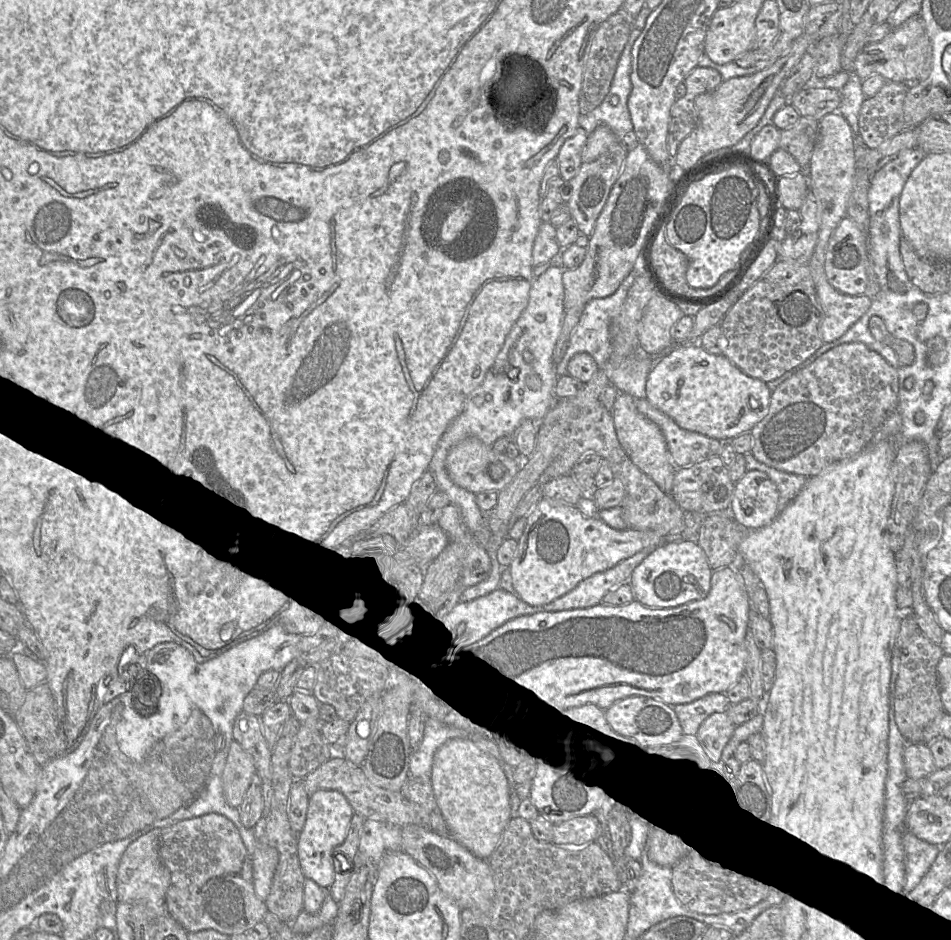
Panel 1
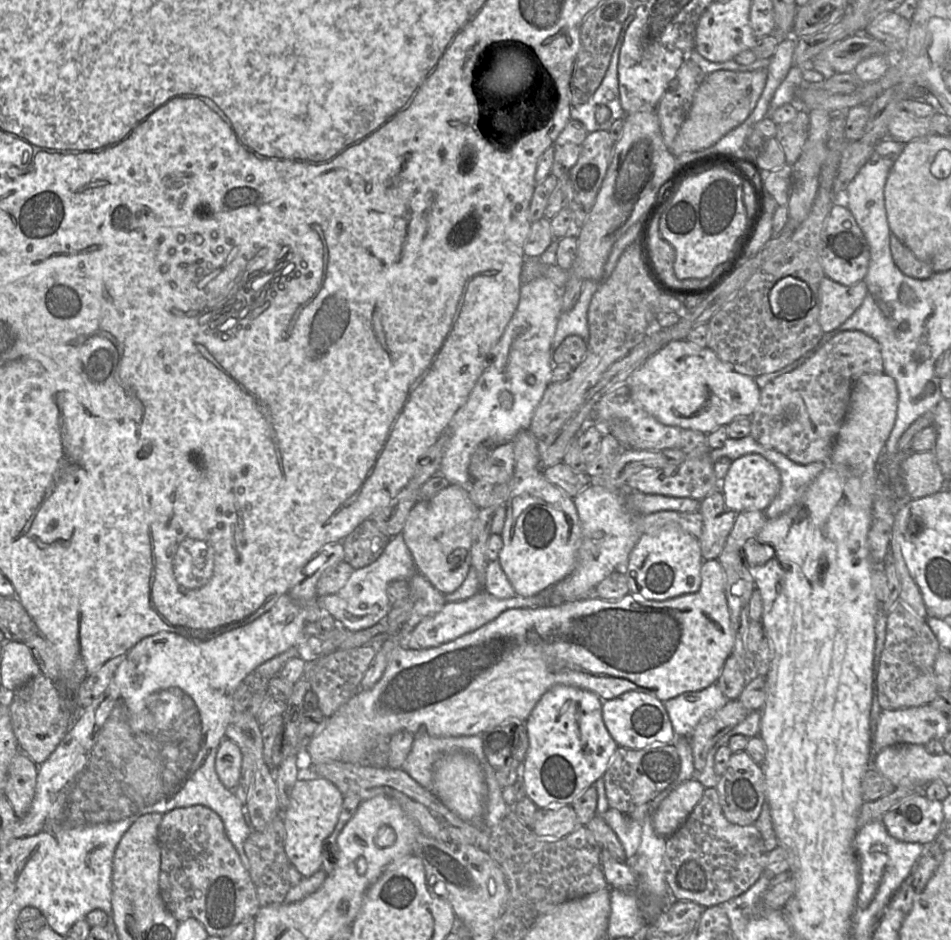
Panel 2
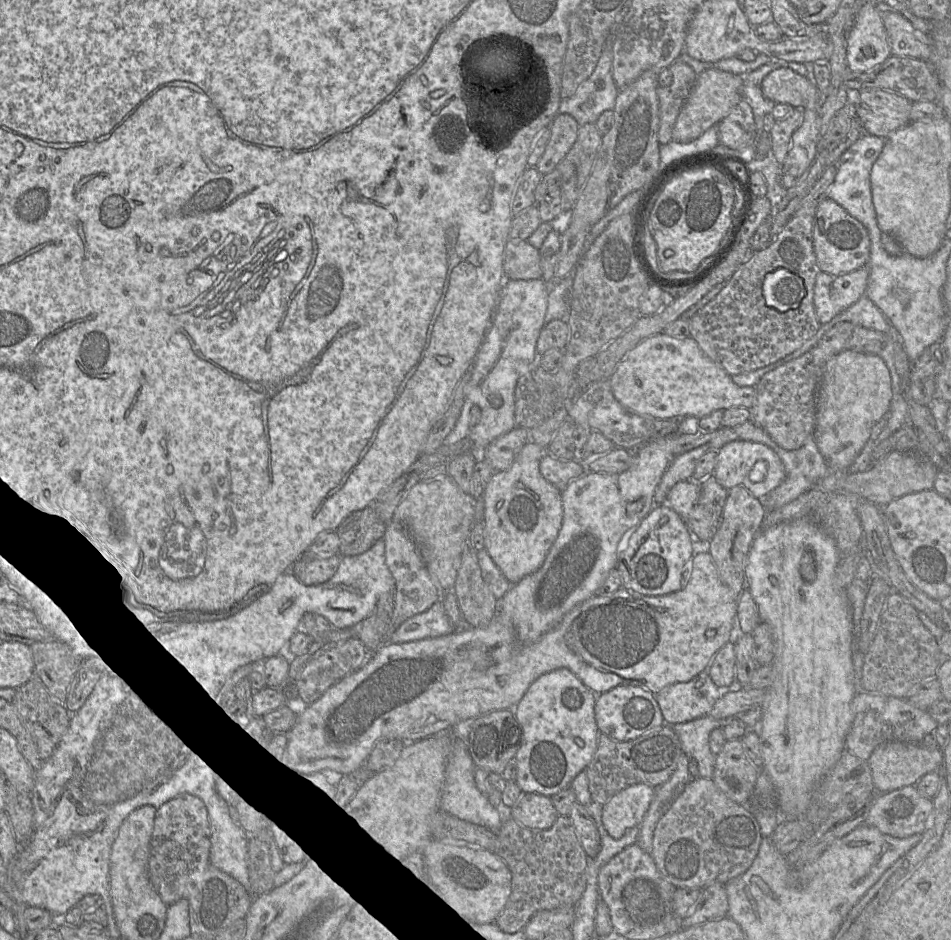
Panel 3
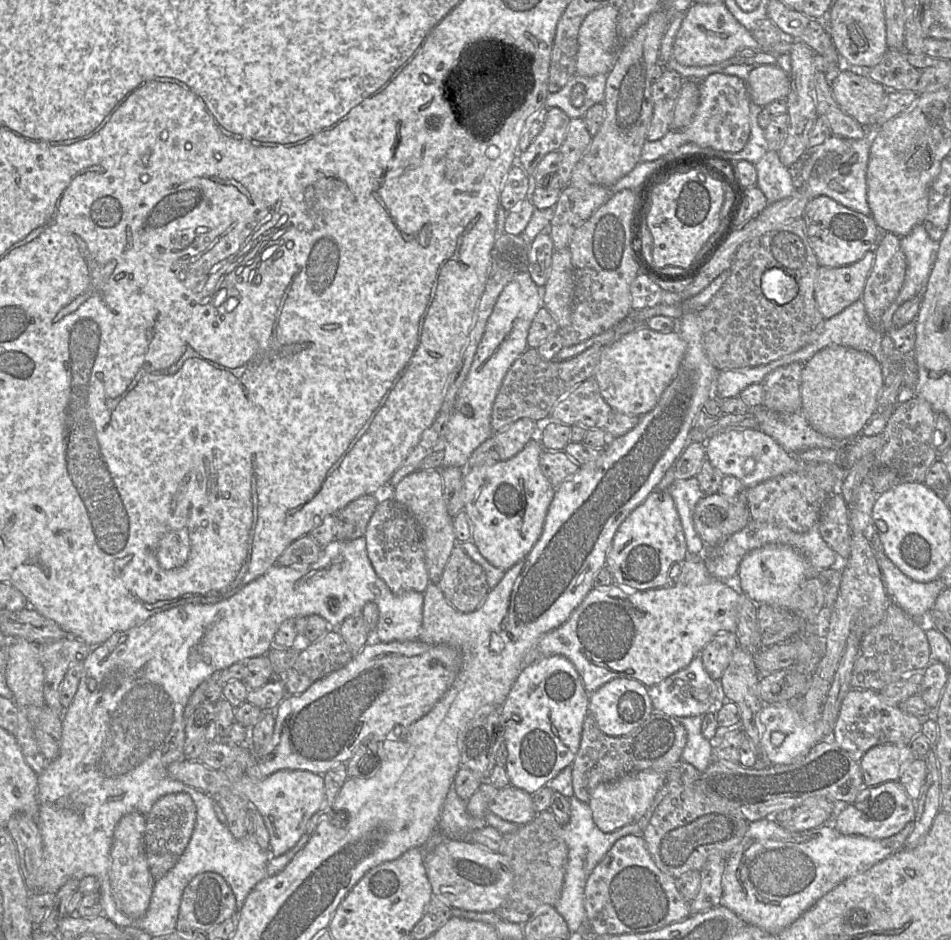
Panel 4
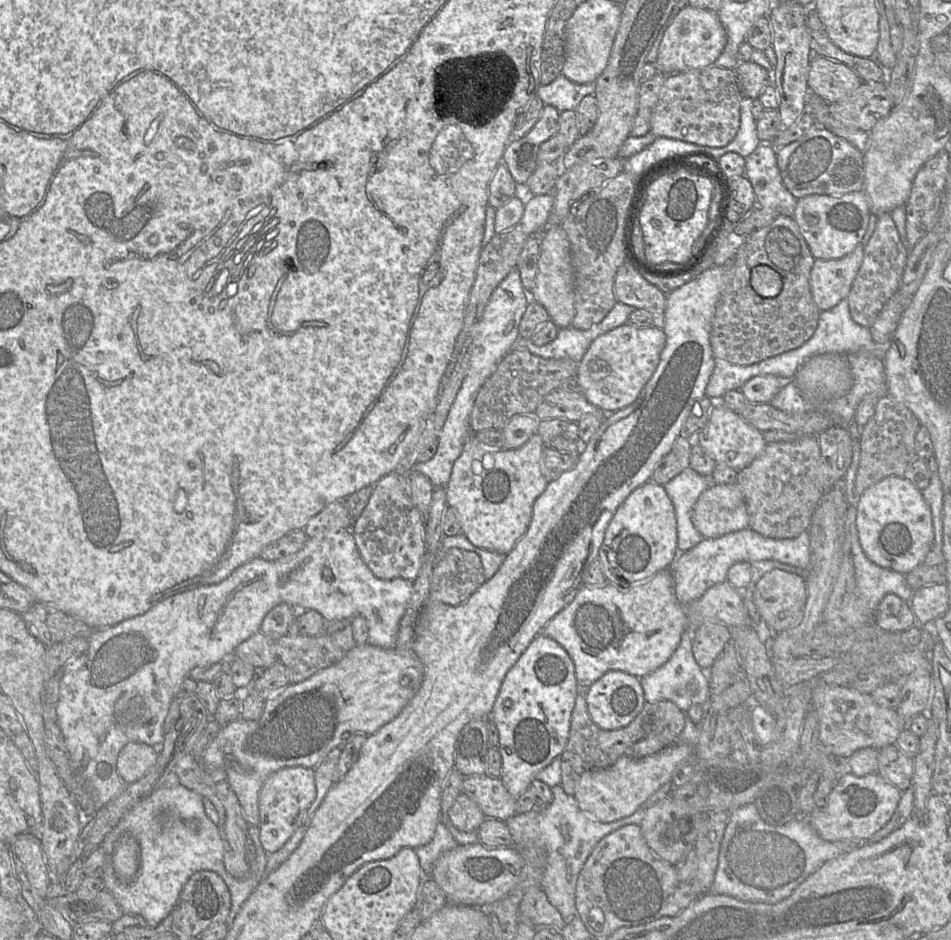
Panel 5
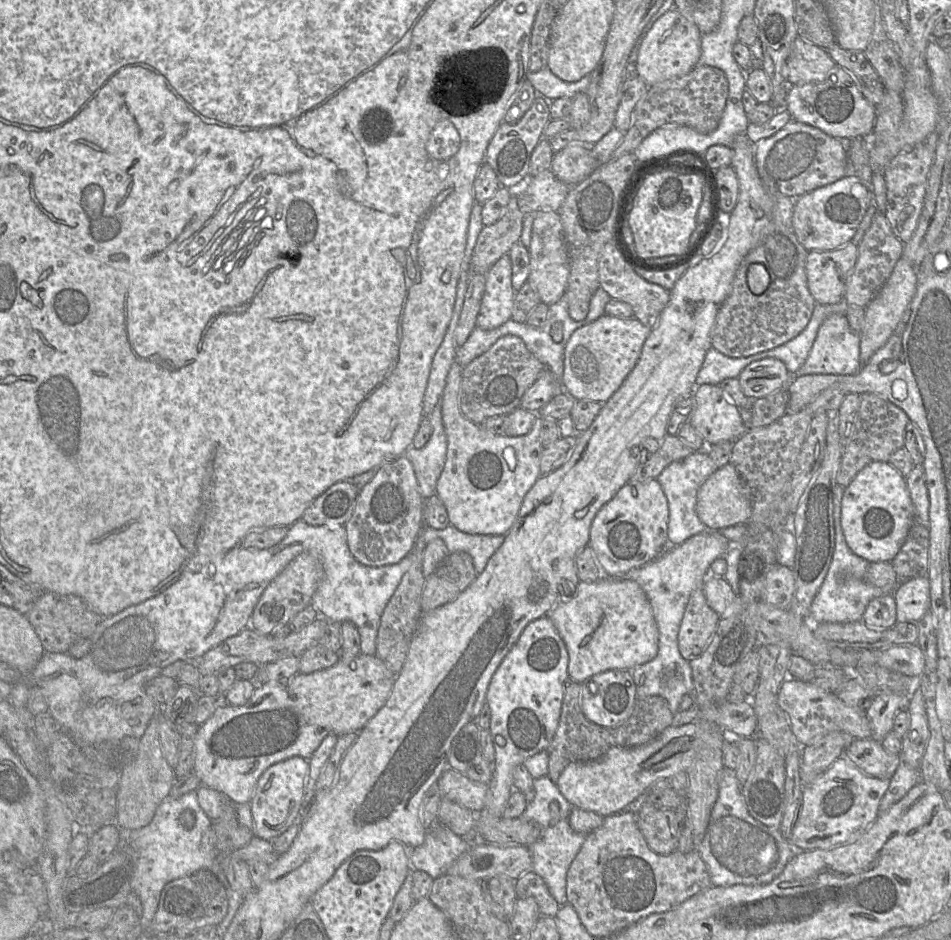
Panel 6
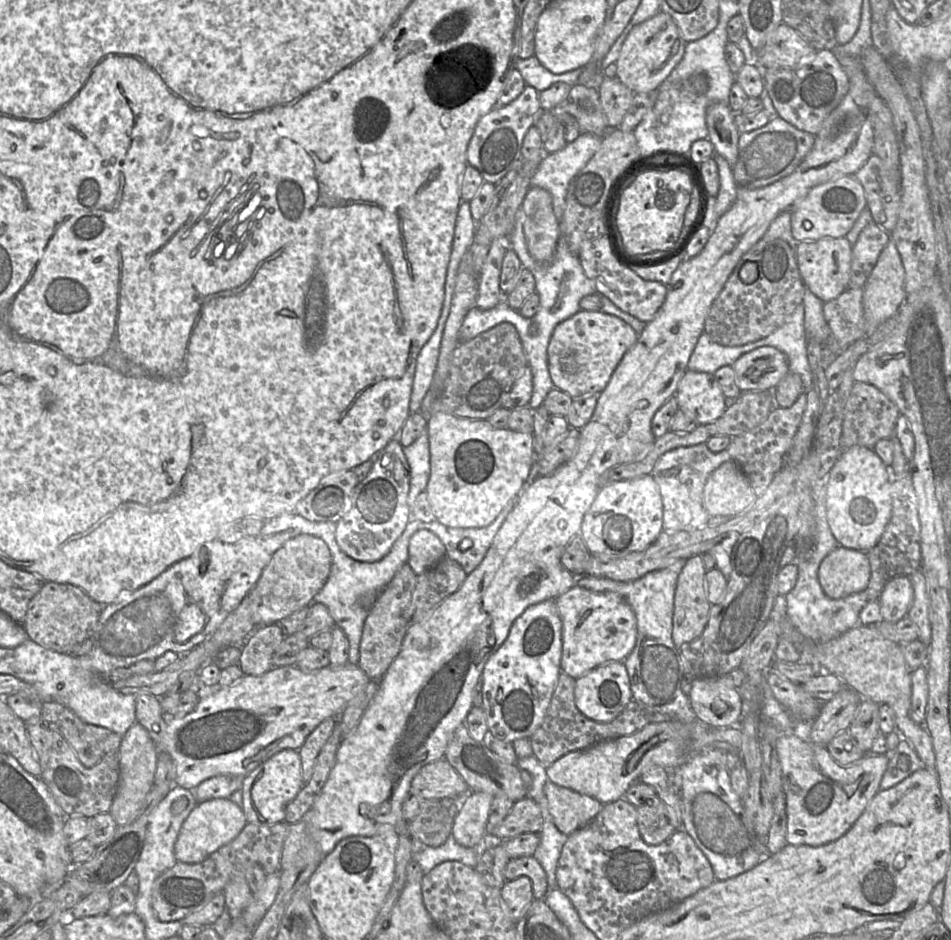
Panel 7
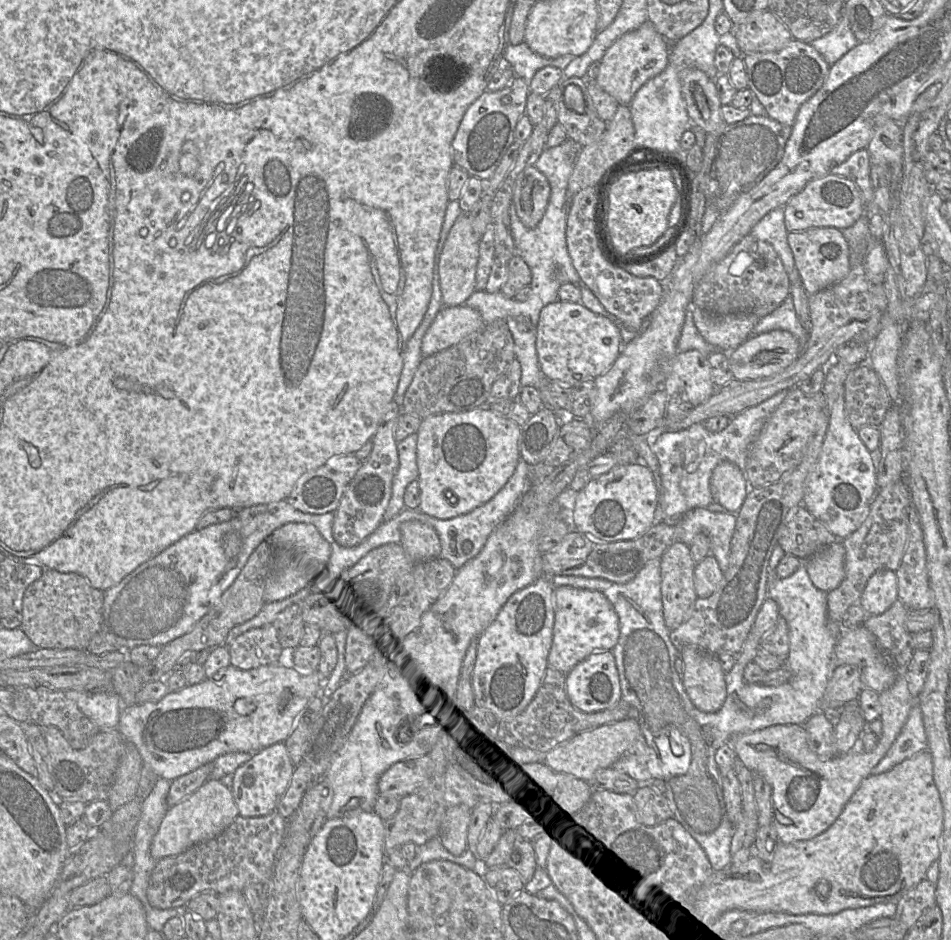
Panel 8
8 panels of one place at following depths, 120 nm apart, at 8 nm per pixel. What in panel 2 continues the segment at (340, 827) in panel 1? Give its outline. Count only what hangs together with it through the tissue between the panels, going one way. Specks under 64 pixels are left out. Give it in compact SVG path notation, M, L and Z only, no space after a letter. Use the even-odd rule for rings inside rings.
M325 778L297 780L288 807L281 811L286 835L285 852L290 863L302 874L311 877L322 867L322 846L335 829L343 803L338 787Z

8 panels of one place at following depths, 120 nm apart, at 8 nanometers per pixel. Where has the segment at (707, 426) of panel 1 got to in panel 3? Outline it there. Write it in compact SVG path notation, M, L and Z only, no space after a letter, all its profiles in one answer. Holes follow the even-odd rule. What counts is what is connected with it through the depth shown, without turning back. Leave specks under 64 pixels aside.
M663 333L649 337L627 353L609 378L616 400L627 410L658 420L698 420L715 410L742 407L751 410L756 402L756 388L740 387L715 364L693 338L678 339Z

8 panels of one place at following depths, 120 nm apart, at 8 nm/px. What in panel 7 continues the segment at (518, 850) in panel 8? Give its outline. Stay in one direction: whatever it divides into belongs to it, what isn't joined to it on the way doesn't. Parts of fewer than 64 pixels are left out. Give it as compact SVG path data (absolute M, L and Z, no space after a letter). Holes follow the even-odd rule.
M534 856L509 859L503 871L507 881L525 876L531 881L535 899L543 900L548 894L549 887L544 869Z

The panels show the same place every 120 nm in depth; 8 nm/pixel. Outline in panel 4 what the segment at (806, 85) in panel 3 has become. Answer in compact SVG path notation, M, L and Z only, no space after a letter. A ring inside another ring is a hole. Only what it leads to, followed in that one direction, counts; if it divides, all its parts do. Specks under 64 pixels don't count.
M759 64L749 73L746 85L751 102L765 107L787 97L791 87L790 74L778 64Z

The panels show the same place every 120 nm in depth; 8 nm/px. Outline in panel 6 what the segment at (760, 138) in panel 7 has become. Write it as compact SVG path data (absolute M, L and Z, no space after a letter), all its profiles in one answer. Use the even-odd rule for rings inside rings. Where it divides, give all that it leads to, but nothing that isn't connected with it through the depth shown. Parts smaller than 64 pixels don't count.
M791 120L770 137L753 144L759 178L768 192L779 192L793 199L837 180L853 175L845 141L811 125Z

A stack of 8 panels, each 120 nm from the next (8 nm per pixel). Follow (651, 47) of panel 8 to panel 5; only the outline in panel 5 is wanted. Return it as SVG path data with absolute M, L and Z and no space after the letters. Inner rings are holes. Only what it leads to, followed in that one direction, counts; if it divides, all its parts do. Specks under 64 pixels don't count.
M688 5L664 28L654 65L663 75L704 69L715 64L726 44L727 34L718 12Z

